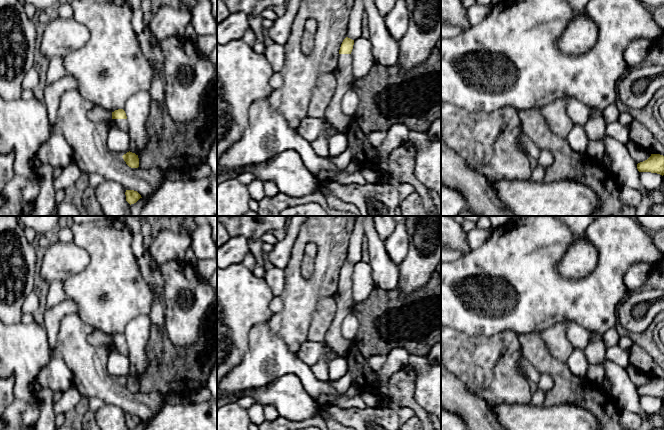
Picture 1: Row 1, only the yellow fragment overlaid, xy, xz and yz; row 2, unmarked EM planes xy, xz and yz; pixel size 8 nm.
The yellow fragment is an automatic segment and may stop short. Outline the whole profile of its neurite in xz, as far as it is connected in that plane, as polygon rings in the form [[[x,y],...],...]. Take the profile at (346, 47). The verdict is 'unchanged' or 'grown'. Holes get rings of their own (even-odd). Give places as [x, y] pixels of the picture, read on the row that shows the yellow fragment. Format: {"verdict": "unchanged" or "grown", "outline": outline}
{"verdict": "grown", "outline": [[[346,37],[339,50],[339,60],[335,77],[337,86],[335,93],[328,104],[324,120],[332,125],[341,135],[344,135],[353,122],[353,117],[346,115],[341,109],[342,99],[345,93],[352,89],[355,81],[352,70],[352,57],[351,52],[353,49],[354,40]]]}

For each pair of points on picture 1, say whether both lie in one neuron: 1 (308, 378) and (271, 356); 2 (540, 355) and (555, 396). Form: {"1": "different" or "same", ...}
{"1": "same", "2": "same"}

